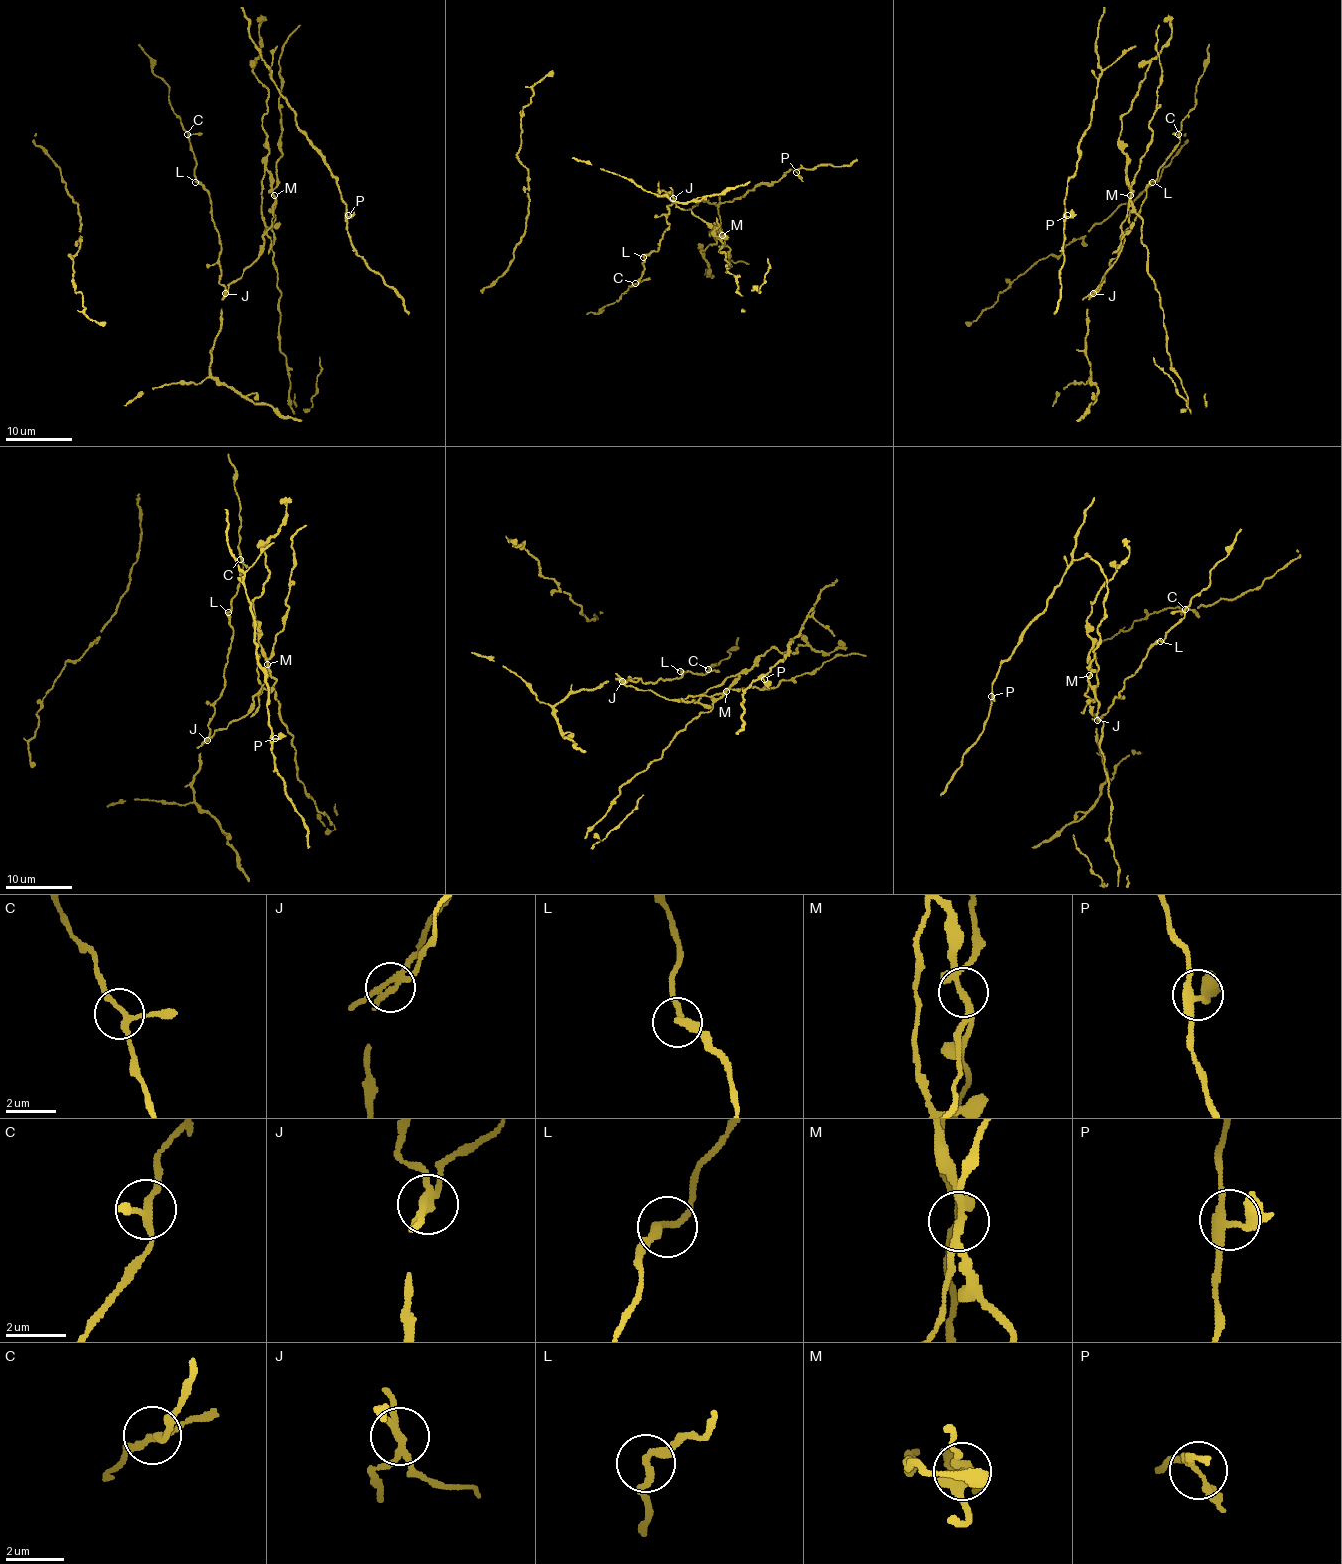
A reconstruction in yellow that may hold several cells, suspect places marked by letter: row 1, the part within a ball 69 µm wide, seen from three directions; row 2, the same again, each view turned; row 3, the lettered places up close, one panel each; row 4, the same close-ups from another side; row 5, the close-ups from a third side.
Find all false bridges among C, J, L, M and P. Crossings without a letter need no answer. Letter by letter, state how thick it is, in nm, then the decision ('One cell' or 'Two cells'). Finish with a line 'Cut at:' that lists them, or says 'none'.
C: Thickness 200 nm. One cell
J: Thickness 240 nm. Two cells
L: Thickness 260 nm. One cell
M: Thickness 220 nm. Two cells
P: Thickness 240 nm. One cell
Cut at: J, M

